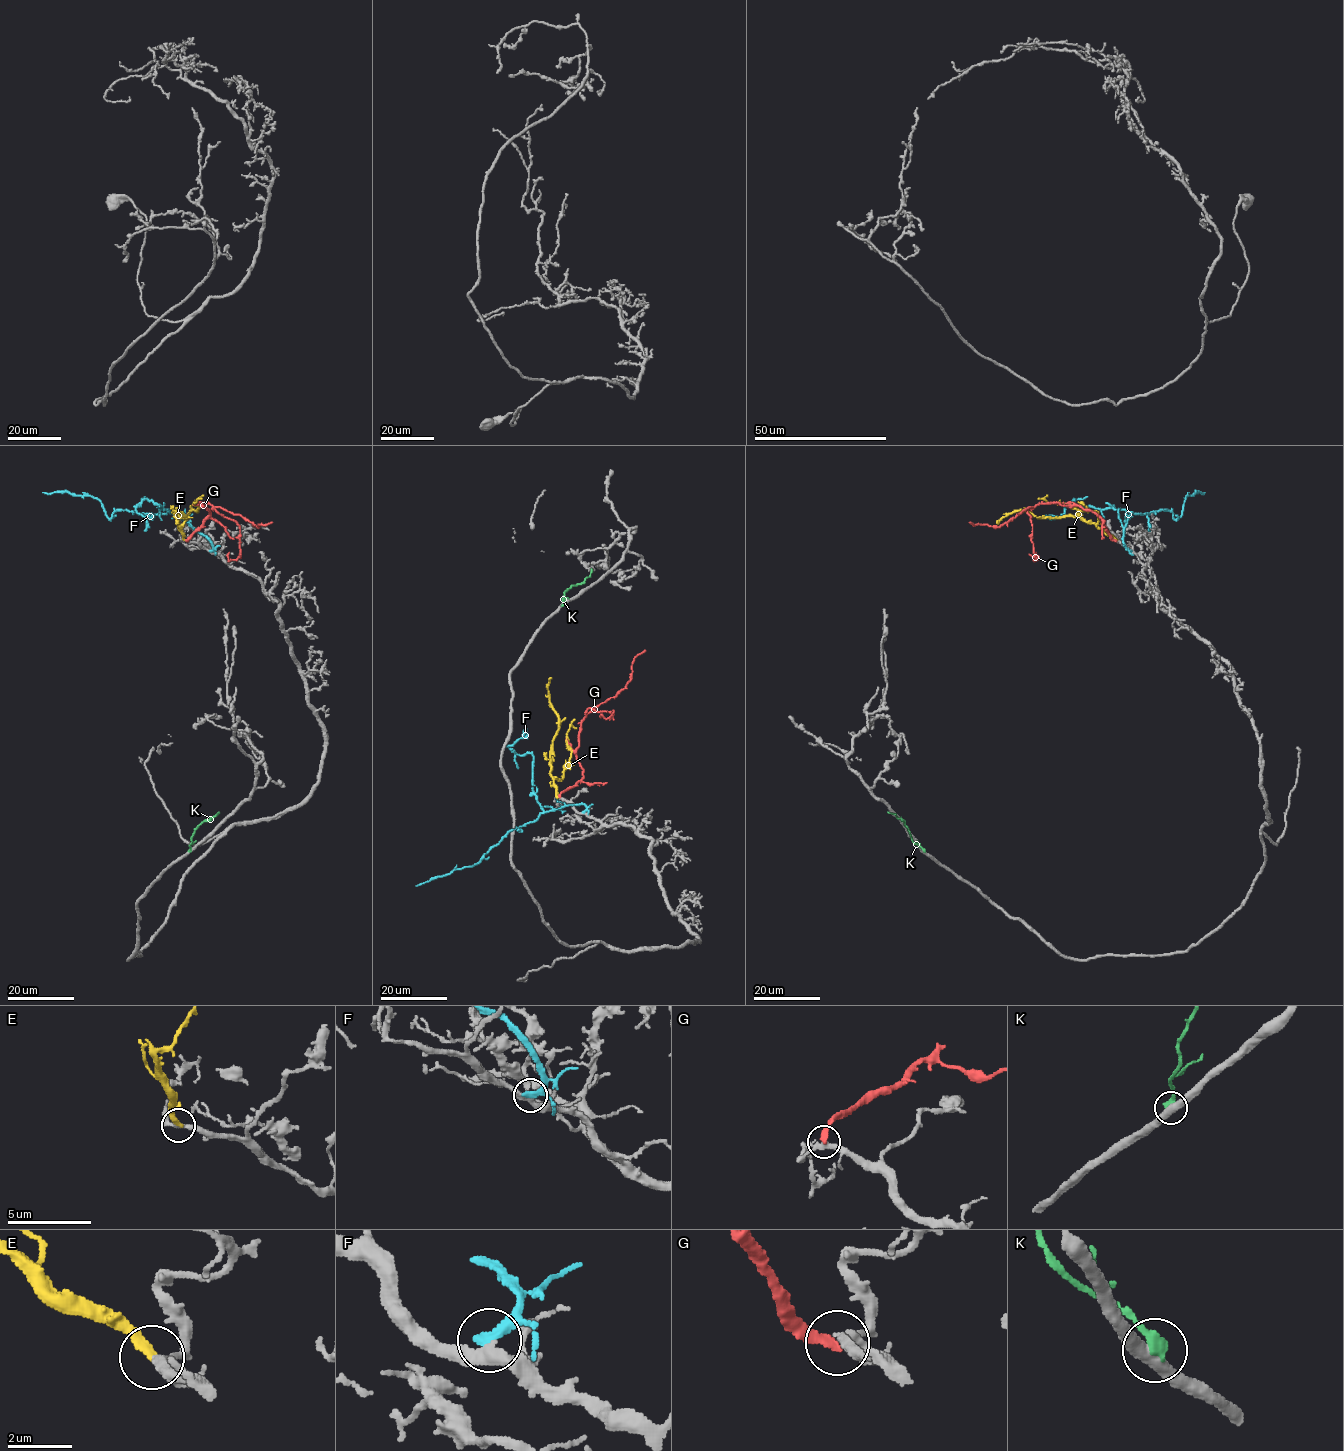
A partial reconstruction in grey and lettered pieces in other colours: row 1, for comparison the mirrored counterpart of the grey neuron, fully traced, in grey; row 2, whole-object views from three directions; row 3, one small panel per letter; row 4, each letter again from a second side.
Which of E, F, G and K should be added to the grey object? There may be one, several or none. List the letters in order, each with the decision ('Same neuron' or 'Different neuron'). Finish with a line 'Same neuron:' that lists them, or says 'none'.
E: Same neuron
F: Different neuron
G: Different neuron
K: Different neuron
Same neuron: E

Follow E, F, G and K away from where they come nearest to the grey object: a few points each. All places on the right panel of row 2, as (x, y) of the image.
E: (1116, 540), (1093, 523), (1076, 516), (1036, 517), (1026, 511), (1016, 511), (996, 523)
F: (1130, 550), (1125, 547), (1123, 530), (1132, 512), (1169, 510), (1177, 519), (1187, 496), (1195, 491), (1205, 492)
G: (1116, 540), (1095, 514), (1075, 505), (1061, 506), (1056, 502), (1029, 506), (999, 527), (969, 522)
K: (924, 851), (912, 840), (903, 821), (887, 812)

